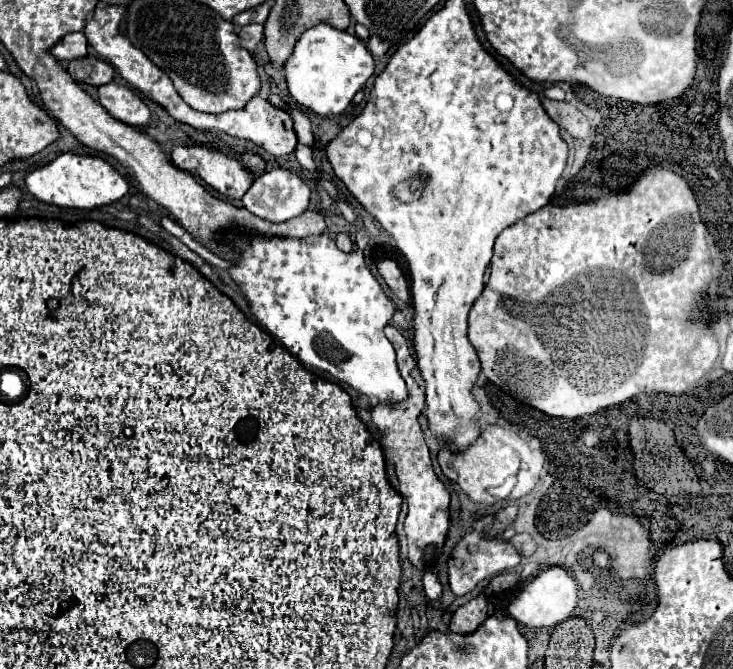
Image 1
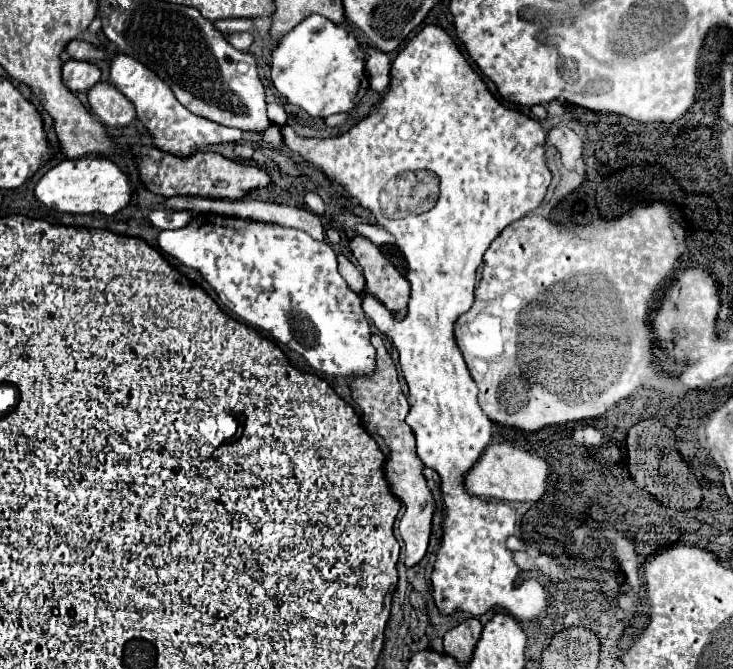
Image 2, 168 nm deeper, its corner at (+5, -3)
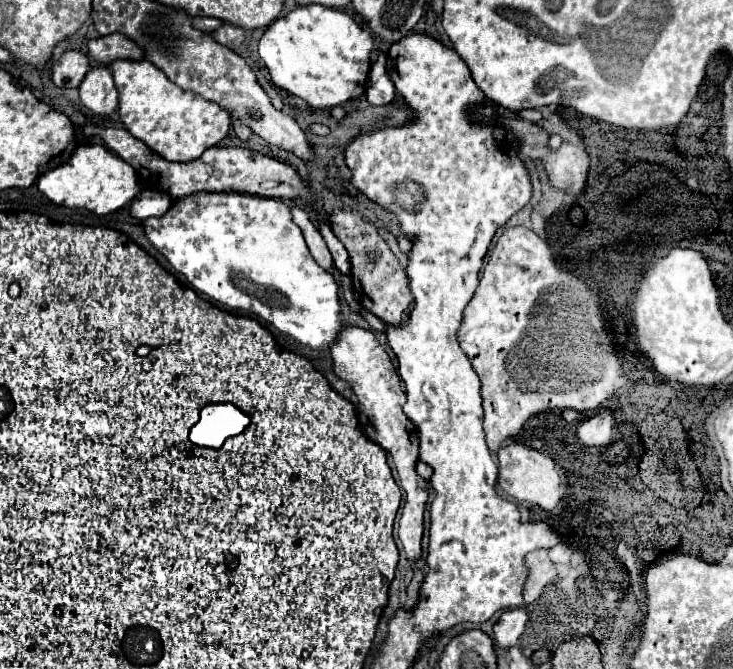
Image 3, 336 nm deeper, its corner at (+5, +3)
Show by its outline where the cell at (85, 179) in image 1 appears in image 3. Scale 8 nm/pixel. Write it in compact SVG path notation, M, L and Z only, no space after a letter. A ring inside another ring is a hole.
M81 144L67 164L57 166L37 180L37 188L59 206L85 208L97 216L109 214L131 202L141 192L141 182L131 164L103 144Z

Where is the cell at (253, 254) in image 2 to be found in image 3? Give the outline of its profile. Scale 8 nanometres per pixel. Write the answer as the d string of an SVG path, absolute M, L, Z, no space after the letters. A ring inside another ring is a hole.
M219 192L219 194L189 194L185 198L177 198L173 200L175 204L169 208L167 214L159 216L159 218L151 218L151 220L145 220L143 222L143 230L145 230L145 238L167 258L167 262L179 272L185 276L185 280L201 294L209 296L211 300L223 304L223 306L229 306L229 308L235 308L235 310L245 310L245 312L251 312L255 316L259 316L261 320L273 324L279 332L283 334L289 334L293 336L297 342L301 344L307 344L311 346L313 350L321 350L321 348L329 348L337 334L343 330L343 320L341 320L341 304L339 304L339 298L337 298L337 282L333 278L331 272L325 272L311 256L305 240L303 240L303 234L299 230L299 226L291 220L291 210L285 202L281 200L275 200L275 198L261 198L261 196L253 196L253 194L239 194L239 192Z

